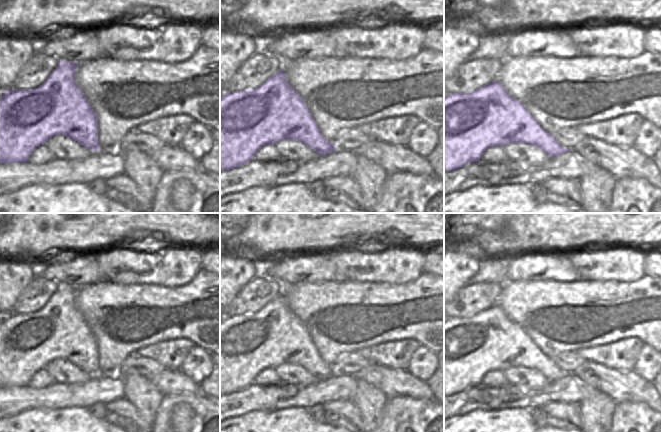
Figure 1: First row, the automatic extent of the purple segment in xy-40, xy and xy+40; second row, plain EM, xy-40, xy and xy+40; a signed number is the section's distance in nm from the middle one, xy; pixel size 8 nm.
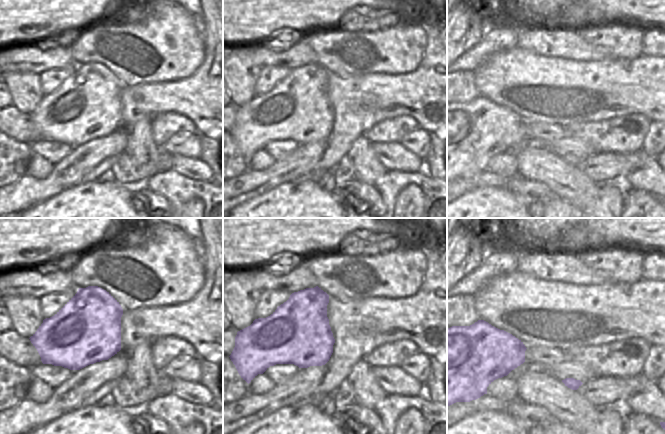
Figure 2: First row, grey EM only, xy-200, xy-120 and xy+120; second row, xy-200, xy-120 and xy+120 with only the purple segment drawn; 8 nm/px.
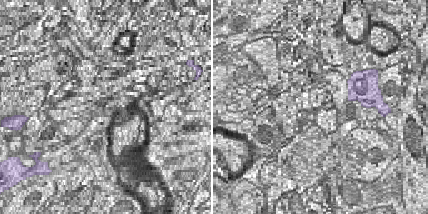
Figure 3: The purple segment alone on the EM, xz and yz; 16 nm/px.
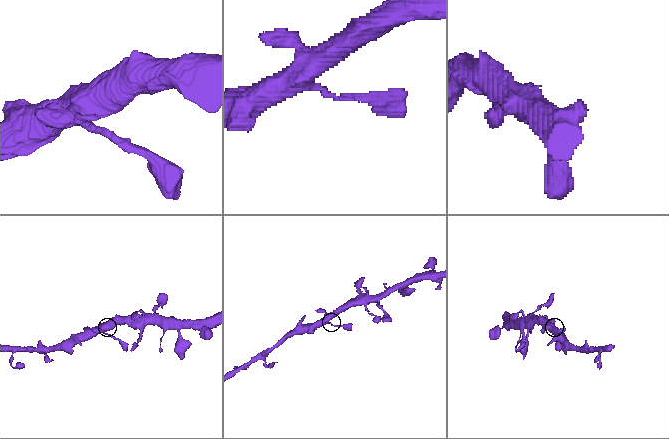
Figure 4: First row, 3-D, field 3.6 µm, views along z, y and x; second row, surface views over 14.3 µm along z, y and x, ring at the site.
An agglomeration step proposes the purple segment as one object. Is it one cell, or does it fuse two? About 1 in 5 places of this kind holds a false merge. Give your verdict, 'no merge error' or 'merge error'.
no merge error

